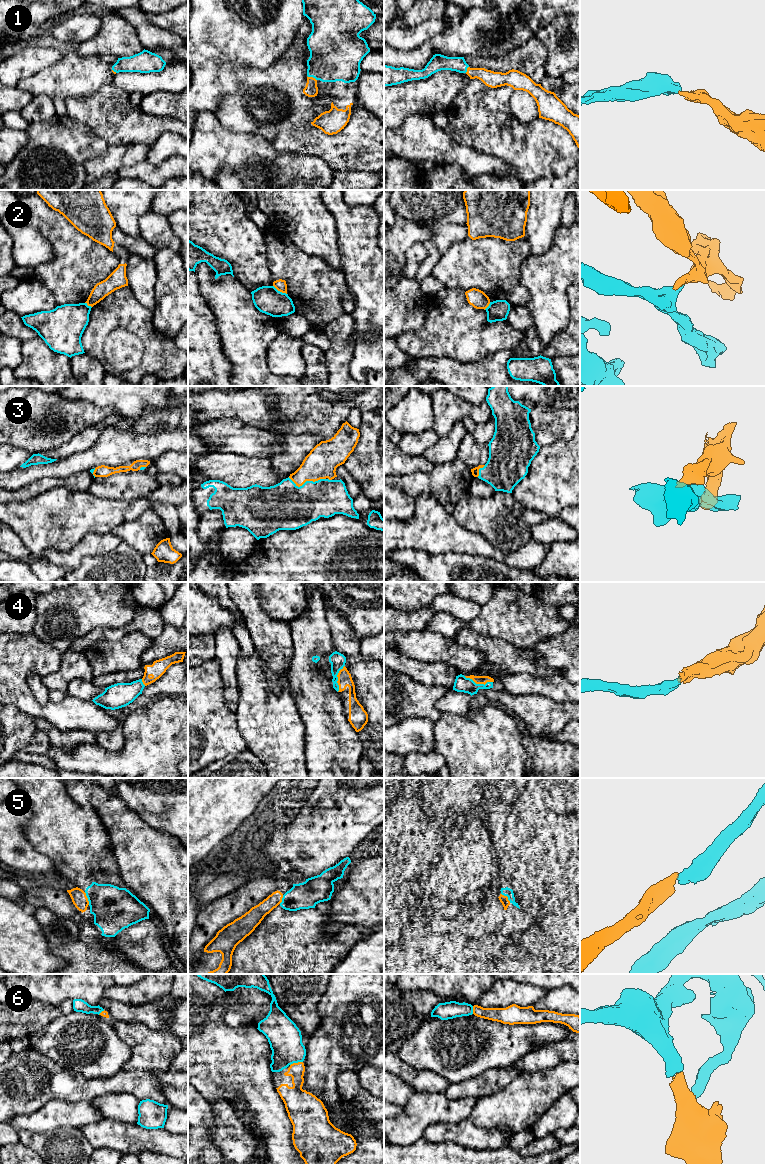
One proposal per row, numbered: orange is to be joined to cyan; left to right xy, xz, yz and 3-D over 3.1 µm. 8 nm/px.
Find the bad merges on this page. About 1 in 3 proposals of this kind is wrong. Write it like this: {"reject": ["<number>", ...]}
{"reject": ["2"]}

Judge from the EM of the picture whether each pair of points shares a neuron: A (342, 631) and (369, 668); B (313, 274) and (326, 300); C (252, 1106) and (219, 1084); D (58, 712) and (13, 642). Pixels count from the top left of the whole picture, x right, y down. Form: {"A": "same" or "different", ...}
{"A": "same", "B": "same", "C": "same", "D": "same"}

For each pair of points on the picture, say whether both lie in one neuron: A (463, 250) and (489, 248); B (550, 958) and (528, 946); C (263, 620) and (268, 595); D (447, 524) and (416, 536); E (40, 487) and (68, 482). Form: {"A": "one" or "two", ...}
{"A": "one", "B": "one", "C": "two", "D": "one", "E": "one"}

